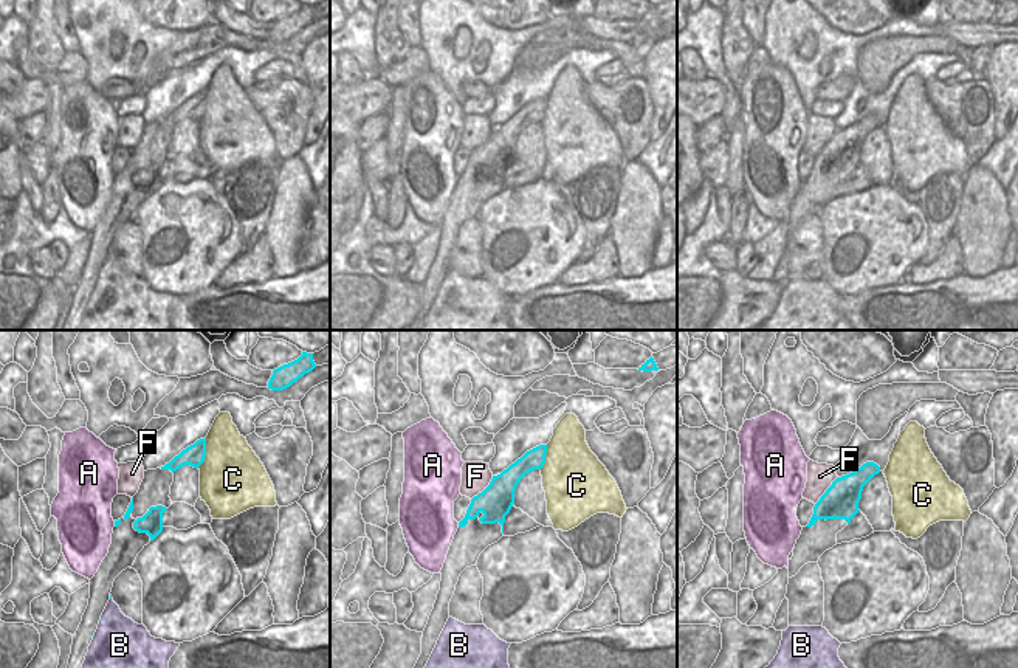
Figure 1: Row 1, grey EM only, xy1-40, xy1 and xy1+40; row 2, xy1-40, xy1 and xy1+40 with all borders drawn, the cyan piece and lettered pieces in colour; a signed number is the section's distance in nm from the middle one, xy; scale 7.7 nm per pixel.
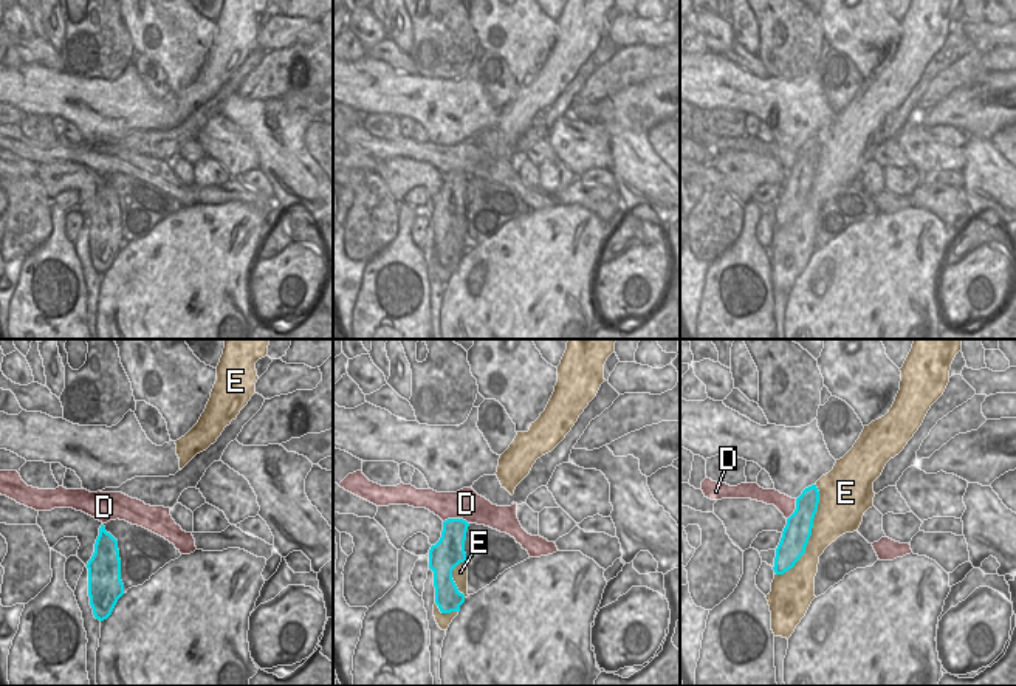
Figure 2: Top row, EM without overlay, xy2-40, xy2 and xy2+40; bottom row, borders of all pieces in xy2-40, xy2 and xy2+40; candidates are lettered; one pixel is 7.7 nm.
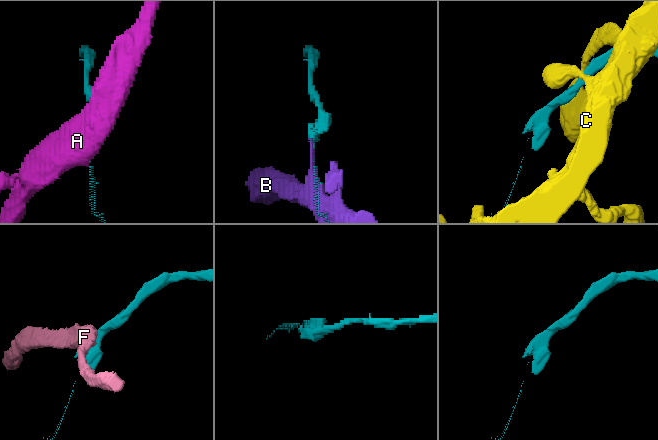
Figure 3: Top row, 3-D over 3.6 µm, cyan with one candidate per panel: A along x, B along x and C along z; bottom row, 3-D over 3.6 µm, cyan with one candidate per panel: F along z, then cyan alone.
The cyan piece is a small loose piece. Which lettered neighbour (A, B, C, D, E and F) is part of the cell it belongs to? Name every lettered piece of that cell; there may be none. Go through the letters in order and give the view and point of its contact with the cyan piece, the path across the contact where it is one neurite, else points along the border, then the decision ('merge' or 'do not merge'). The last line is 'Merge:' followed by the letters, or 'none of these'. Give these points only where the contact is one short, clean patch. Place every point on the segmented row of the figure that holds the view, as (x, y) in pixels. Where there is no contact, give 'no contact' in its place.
A: meets cyan in xy1 at (459, 524); border along xy1 (457, 523), (459, 526); do not merge
B: no contact; do not merge
C: meets cyan in xy1-40 at (205, 453); do not merge
D: meets cyan in xy2 at (456, 519); border along xy2 (443, 521), (463, 519), (468, 524); do not merge
E: meets cyan in xy2+40 at (810, 533); do not merge
F: meets cyan in xy1+40 at (826, 490); border along xy1+40 (837, 476), (815, 504); do not merge
Merge: none of these

